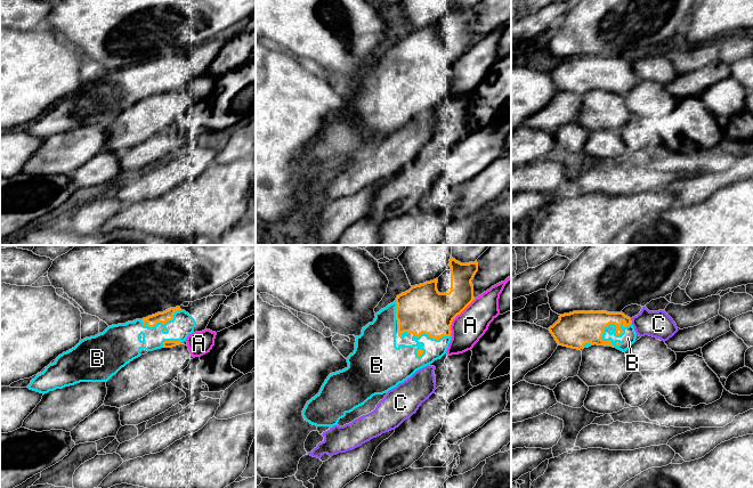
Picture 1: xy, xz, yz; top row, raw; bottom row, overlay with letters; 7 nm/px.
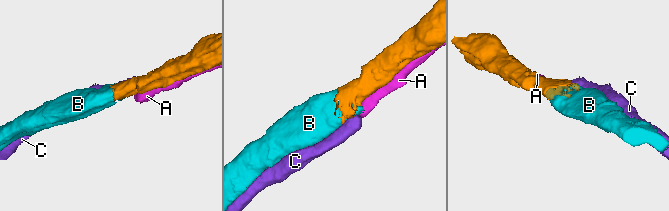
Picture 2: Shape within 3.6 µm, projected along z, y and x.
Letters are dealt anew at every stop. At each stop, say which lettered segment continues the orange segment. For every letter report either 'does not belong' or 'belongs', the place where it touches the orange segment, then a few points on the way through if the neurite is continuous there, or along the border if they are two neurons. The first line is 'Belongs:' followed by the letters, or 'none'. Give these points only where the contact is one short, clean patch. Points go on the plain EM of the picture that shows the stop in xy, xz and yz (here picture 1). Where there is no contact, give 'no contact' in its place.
Belongs: B
A: does not belong | xz (459, 58)
B: belongs | yz (616, 73)
C: does not belong | yz (631, 65) | along yz (630, 63), (632, 66)

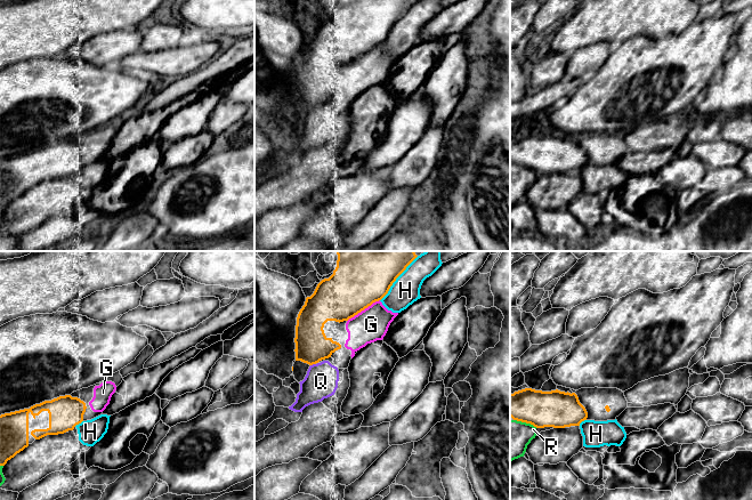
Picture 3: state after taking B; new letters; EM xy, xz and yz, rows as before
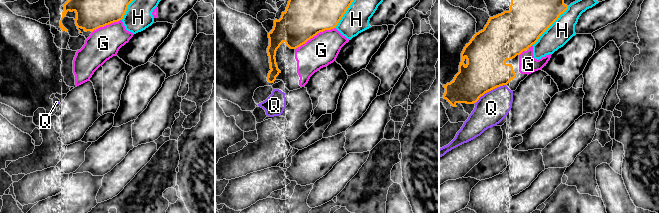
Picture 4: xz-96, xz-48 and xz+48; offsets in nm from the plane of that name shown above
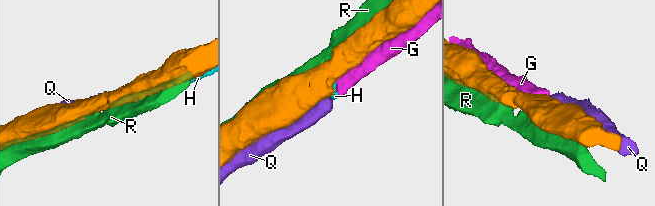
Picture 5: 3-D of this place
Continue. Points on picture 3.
Belongs: none
G: does not belong | xz (363, 54)
H: does not belong | xz (396, 22)
Q: does not belong | xz (313, 107)
R: does not belong | yz (525, 166)

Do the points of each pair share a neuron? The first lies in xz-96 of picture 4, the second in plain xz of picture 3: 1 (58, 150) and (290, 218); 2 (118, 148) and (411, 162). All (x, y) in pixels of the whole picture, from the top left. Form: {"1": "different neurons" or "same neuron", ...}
{"1": "different neurons", "2": "different neurons"}

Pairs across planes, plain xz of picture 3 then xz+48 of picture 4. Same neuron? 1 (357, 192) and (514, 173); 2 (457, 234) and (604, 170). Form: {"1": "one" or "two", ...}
{"1": "one", "2": "one"}

